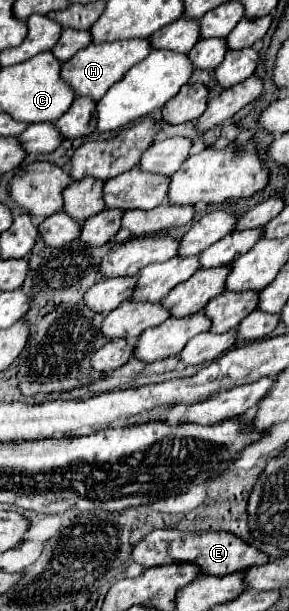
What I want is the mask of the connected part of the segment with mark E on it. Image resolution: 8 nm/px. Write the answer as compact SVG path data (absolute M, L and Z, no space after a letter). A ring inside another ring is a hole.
M153 530L139 544L135 544L131 558L143 568L171 562L191 562L199 566L203 574L211 576L225 576L267 562L267 556L263 552L259 552L251 544L245 544L241 538L229 532L181 532L181 530Z

